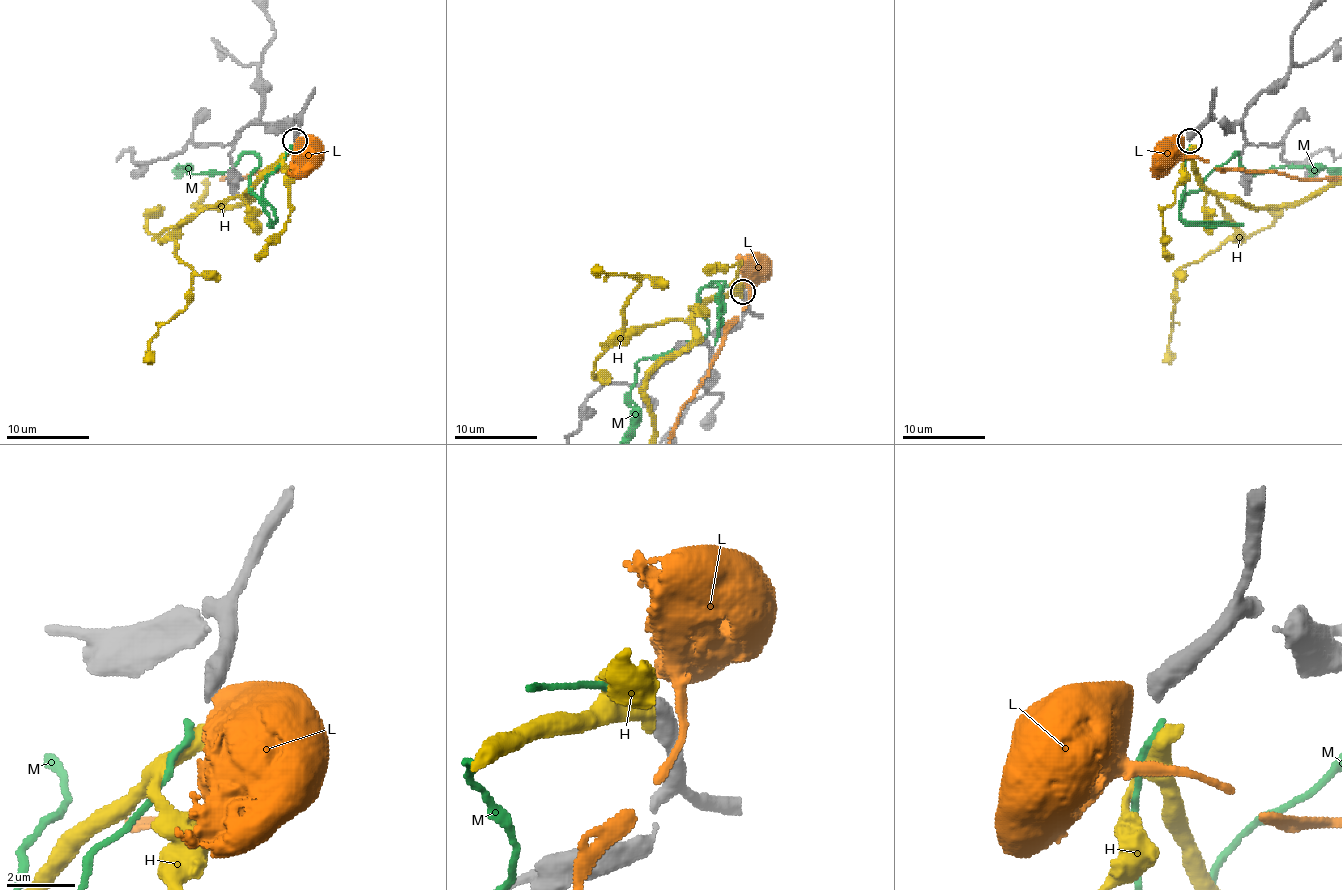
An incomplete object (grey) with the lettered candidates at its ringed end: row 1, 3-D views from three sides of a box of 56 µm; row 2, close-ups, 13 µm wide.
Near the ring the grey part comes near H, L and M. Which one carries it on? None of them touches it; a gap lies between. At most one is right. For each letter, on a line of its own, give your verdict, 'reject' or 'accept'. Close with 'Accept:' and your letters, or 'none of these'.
H: accept
L: reject
M: reject
Accept: H

